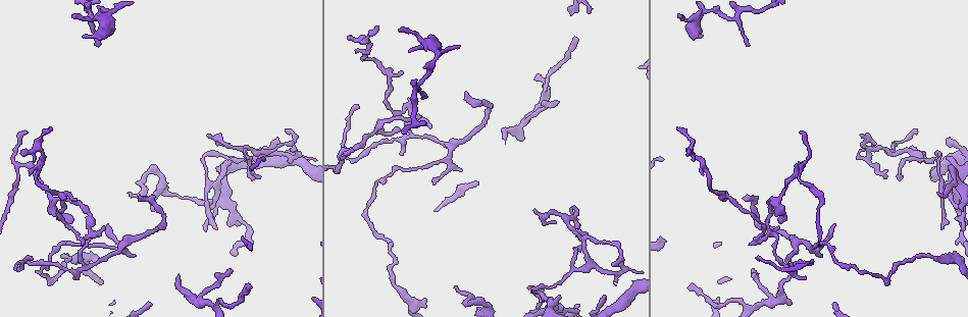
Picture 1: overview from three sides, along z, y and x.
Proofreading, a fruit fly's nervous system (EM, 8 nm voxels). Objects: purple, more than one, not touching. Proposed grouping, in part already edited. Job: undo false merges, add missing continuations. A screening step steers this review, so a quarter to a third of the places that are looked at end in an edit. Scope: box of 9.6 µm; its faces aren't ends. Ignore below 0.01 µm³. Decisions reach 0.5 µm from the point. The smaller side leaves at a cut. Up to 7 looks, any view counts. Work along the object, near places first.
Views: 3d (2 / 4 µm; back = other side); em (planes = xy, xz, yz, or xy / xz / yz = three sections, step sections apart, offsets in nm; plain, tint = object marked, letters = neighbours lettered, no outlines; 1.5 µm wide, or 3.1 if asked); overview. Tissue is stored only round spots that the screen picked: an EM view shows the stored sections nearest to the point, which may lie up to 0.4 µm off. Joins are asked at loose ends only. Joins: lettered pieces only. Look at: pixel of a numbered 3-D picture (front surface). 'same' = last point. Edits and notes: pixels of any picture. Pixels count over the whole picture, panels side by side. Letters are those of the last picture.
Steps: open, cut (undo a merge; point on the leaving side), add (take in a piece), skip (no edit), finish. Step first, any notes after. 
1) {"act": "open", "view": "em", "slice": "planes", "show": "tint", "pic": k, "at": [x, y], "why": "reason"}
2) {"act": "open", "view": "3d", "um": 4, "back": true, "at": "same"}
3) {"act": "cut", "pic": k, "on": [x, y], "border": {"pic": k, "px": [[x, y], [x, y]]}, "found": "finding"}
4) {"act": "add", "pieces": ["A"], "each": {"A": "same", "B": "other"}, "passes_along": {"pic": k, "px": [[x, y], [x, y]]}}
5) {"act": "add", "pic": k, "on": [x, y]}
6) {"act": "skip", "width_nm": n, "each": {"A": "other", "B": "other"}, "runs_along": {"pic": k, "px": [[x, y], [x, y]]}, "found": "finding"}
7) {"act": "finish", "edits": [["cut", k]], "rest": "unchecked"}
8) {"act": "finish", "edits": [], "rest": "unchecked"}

{"act": "open", "view": "em", "slice": "planes", "show": "letters", "pic": 1, "at": [700, 36], "why": "free end"}

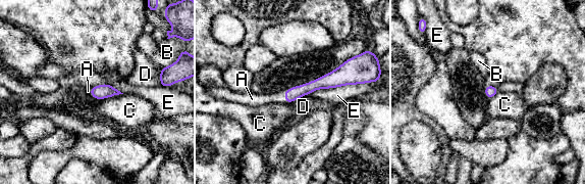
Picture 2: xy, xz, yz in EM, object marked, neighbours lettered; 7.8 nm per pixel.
{"act": "add", "pieces": ["A"], "each": {"A": "same", "B": "other", "C": "other", "D": "other", "E": "other"}, "passes_along": {"pic": 2, "px": [[291, 94], [284, 96], [253, 99]]}, "found": "it goes on there"}

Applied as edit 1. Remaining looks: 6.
{"act": "open", "view": "overview", "why": "see it whole again"}

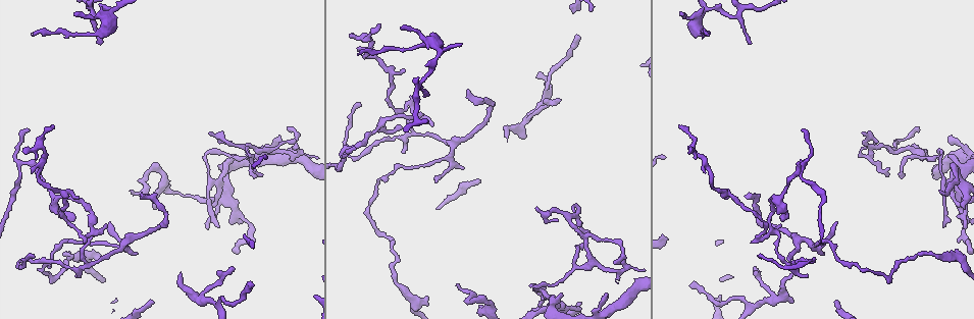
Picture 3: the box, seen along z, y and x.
{"act": "open", "view": "em", "slice": "planes", "show": "tint", "pic": 3, "at": [802, 131], "why": "free end"}

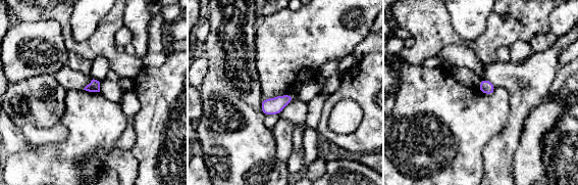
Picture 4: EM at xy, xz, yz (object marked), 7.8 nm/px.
{"act": "open", "view": "em", "slice": "planes", "show": "letters", "at": "same"}

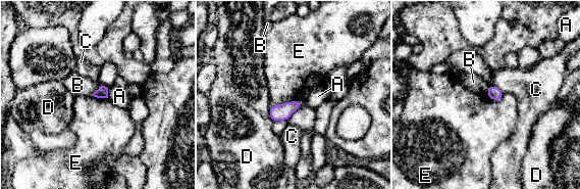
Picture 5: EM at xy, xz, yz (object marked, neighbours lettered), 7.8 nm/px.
{"act": "skip", "longest_contact_nm": ["E", 260], "each": {"A": "other", "B": "other", "C": "other", "D": "other", "E": "other"}, "border": {"pic": 5, "px": [[303, 101], [271, 103]]}, "found": "no lettered piece goes on from it"}

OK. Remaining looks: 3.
{"act": "open", "view": "3d", "um": 4, "pic": 3, "at": [776, 198], "why": "abrupt turn"}

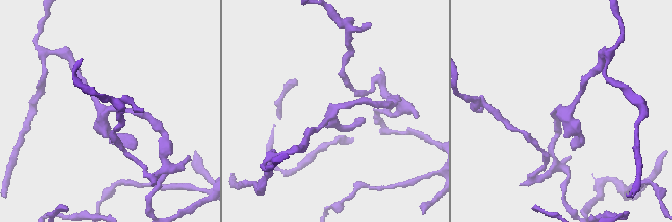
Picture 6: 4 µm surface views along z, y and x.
{"act": "open", "view": "em", "slice": "xy", "step": 4, "show": "tint", "pic": 6, "at": [565, 113], "why": "now the EM"}

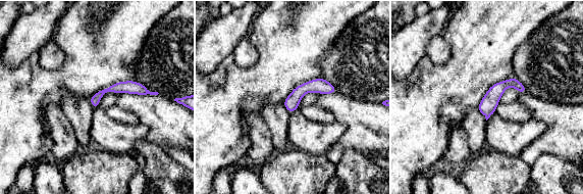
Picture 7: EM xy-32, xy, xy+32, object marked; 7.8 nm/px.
{"act": "open", "view": "em", "slice": "planes", "show": "letters", "at": "same", "why": "cut it another way"}

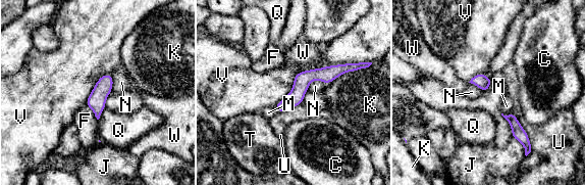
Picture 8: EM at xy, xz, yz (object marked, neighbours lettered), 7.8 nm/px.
{"act": "skip", "width_nm": 110, "each": {"C": "other", "F": "other", "J": "other", "K": "other", "M": "other", "N": "other", "Q": "other", "T": "other", "U": "other", "V": "other", "W": "other"}, "border": {"pic": 8, "px": [[309, 68], [275, 106]]}, "found": "continuous, no second neuron"}

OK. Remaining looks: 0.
{"act": "finish", "edits": [["add", 2]], "rest": "unchecked"}

